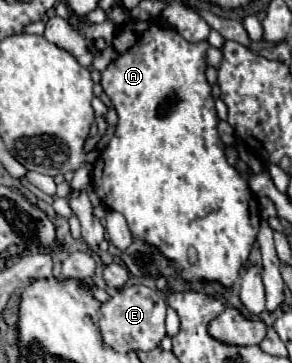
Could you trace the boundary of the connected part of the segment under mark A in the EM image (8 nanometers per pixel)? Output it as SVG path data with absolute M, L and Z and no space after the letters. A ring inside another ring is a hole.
M127 21L121 27L117 27L115 37L113 37L115 59L103 71L101 85L103 85L105 95L111 99L111 103L113 103L117 115L119 115L119 123L117 123L115 135L111 137L109 145L103 149L103 153L97 159L97 167L93 169L93 189L99 195L99 199L105 203L107 209L117 211L117 213L121 213L127 219L129 229L131 229L131 233L135 237L145 239L147 243L153 243L155 247L161 247L161 253L167 259L173 259L173 265L181 265L183 267L181 269L181 277L185 281L211 279L211 281L219 281L219 283L231 287L237 281L239 271L245 265L245 261L249 257L249 251L251 251L251 247L253 247L253 243L257 239L259 221L261 219L259 219L259 201L257 201L255 193L249 189L249 185L239 175L239 171L233 165L229 165L227 159L225 159L225 145L223 145L223 141L219 139L219 133L217 133L219 117L217 117L217 111L215 111L213 95L211 95L211 85L207 83L207 77L205 77L205 69L207 69L207 57L205 55L207 55L207 49L209 49L207 41L189 43L175 29L163 27L157 21ZM189 249L193 249L197 253L195 267L191 267Z

